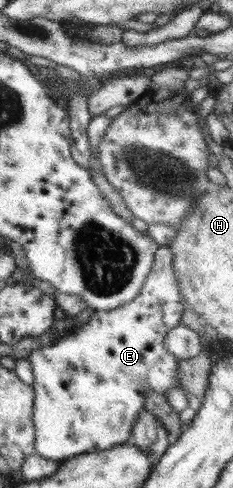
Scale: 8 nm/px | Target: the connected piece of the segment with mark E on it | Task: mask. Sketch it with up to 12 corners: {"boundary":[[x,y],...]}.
{"boundary":[[159,246],[130,303],[27,357],[35,452],[122,445],[181,387],[188,307]]}

